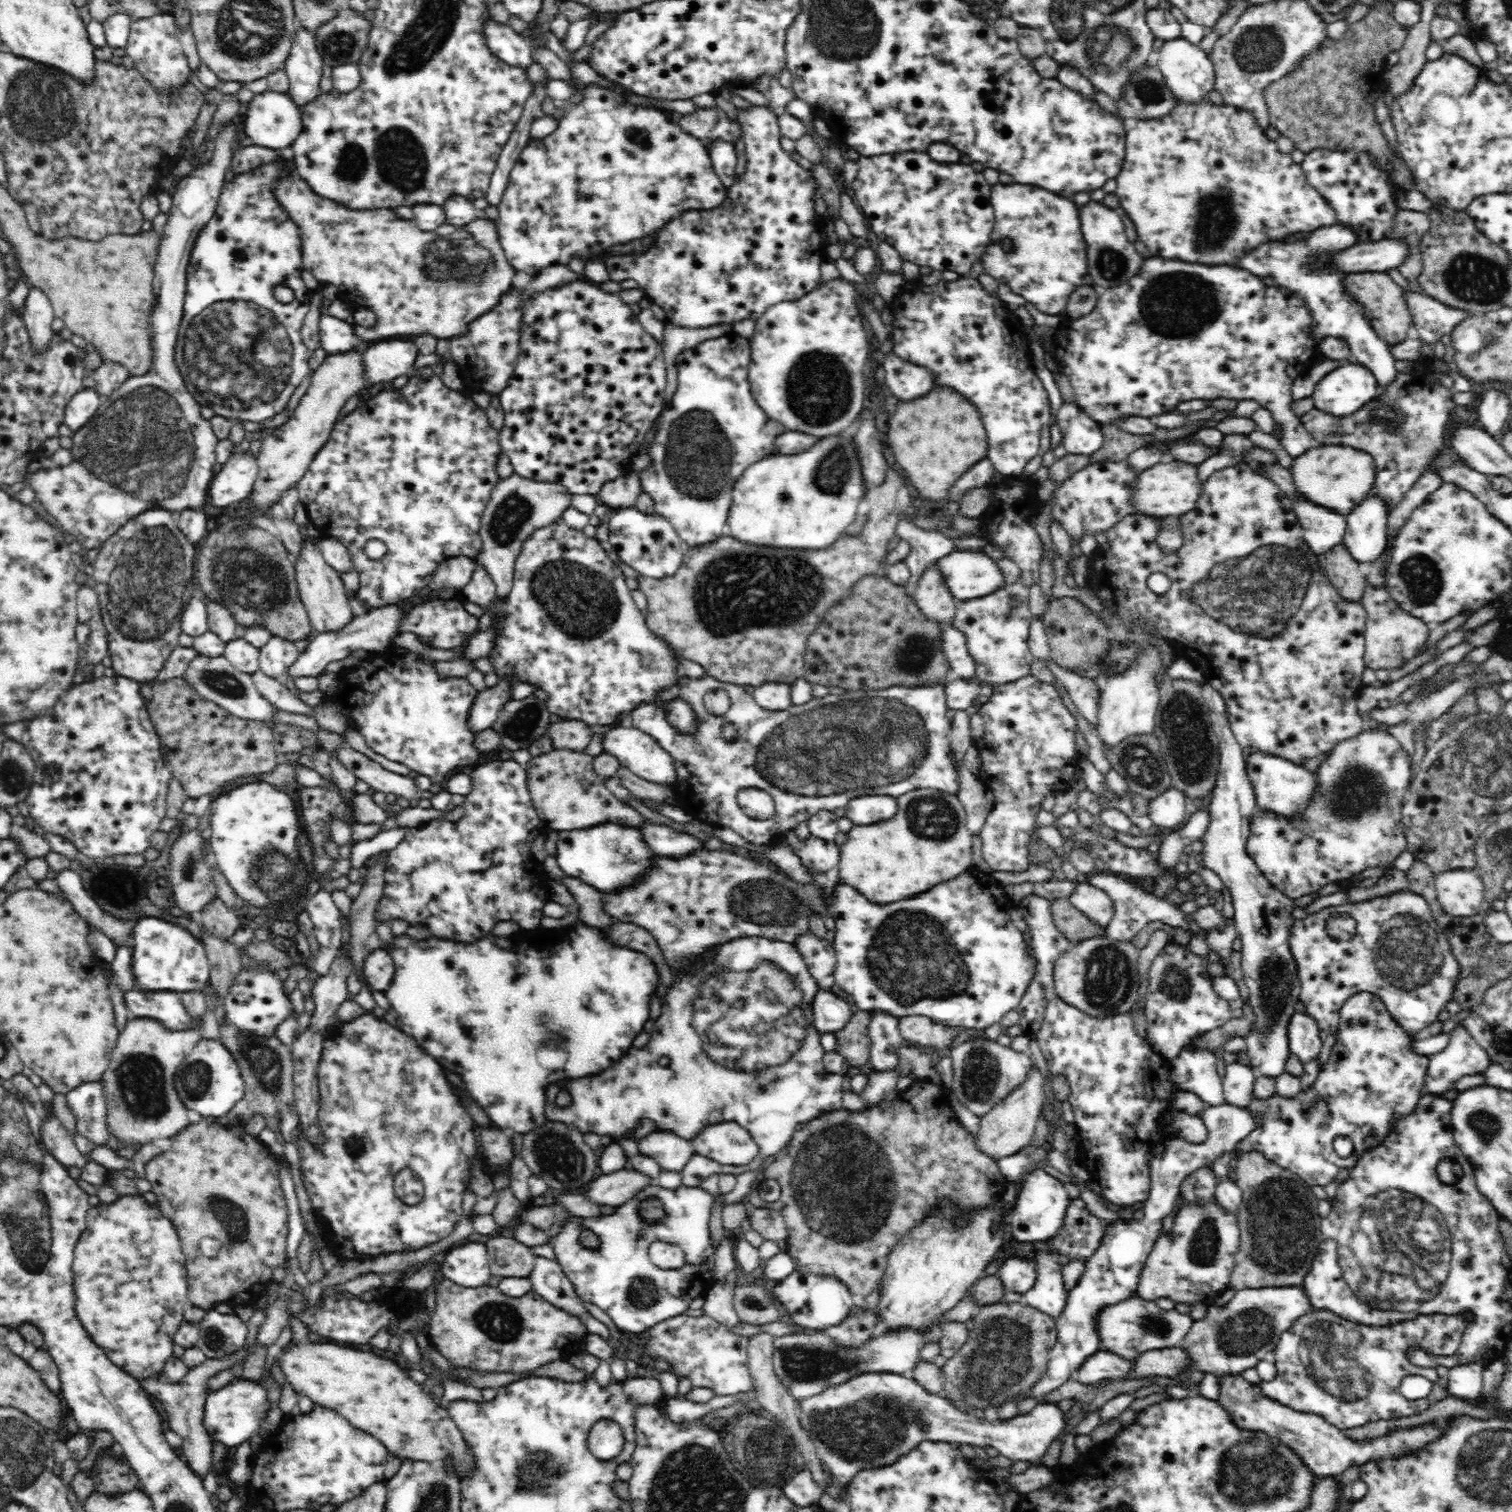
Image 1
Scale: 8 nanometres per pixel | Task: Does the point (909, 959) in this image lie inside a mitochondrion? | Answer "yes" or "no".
yes

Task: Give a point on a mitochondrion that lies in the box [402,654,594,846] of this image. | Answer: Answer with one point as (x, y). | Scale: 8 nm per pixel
(526, 720)

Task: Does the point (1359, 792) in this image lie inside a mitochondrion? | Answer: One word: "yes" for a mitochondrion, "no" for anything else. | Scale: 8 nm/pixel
yes

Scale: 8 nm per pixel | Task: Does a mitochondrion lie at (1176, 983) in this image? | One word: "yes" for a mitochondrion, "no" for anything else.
yes

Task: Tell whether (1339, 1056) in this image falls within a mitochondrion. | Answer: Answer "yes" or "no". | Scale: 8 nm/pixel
no

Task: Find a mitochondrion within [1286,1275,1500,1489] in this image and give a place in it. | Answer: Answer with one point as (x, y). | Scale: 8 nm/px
(1340, 1360)

